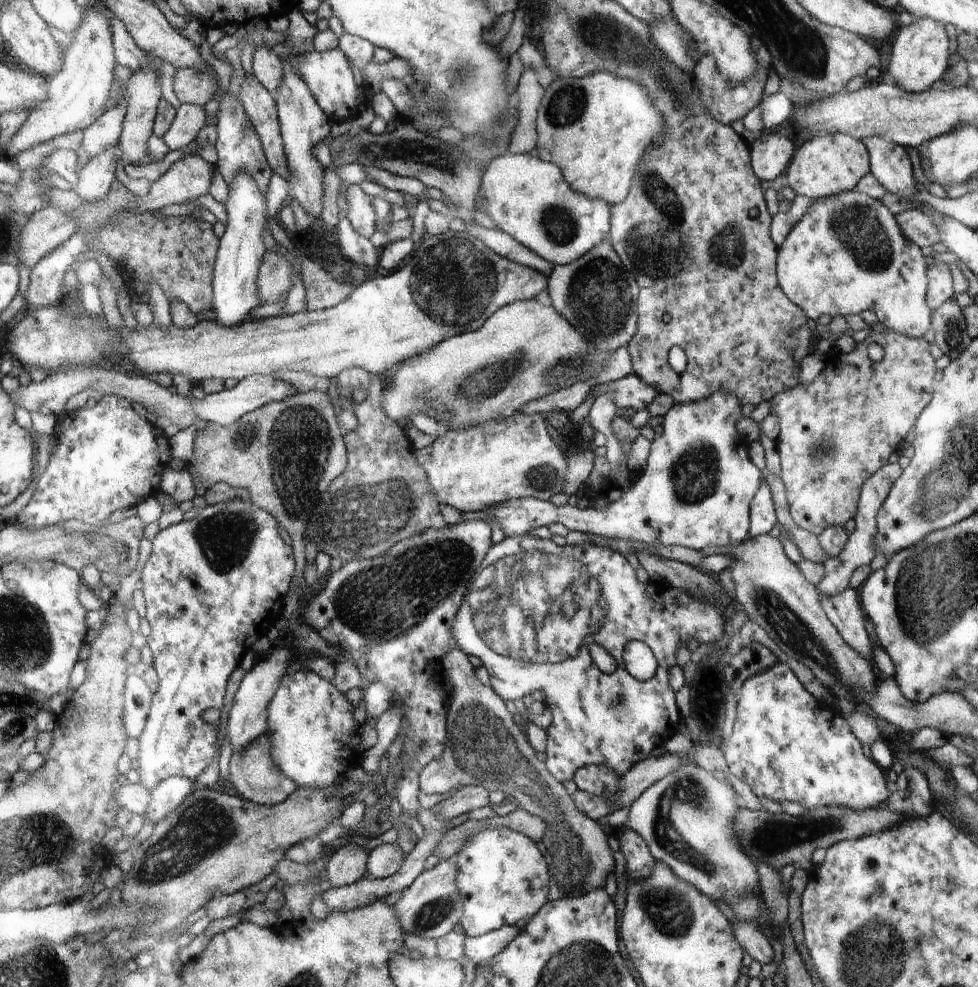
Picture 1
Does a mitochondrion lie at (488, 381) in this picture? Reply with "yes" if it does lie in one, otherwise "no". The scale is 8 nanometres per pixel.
yes

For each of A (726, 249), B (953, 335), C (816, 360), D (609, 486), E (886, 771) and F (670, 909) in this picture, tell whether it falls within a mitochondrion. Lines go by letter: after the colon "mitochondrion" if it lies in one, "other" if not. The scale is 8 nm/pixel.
A: mitochondrion
B: mitochondrion
C: other
D: other
E: other
F: mitochondrion

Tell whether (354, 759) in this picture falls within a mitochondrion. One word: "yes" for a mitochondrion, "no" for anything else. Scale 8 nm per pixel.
no

